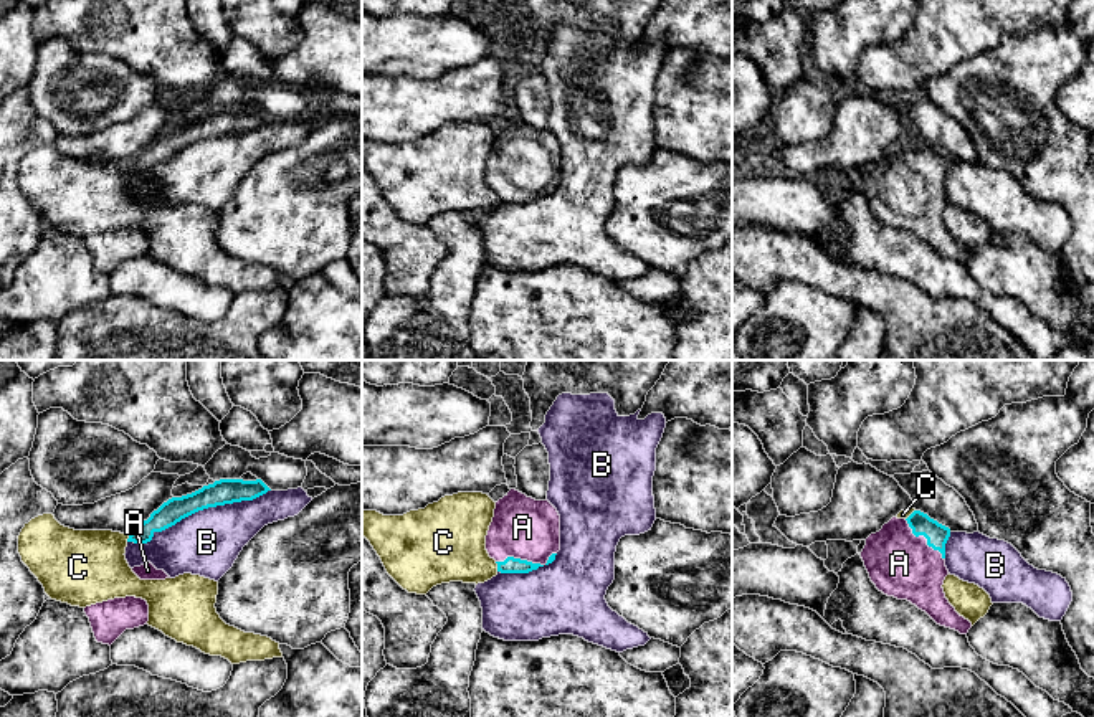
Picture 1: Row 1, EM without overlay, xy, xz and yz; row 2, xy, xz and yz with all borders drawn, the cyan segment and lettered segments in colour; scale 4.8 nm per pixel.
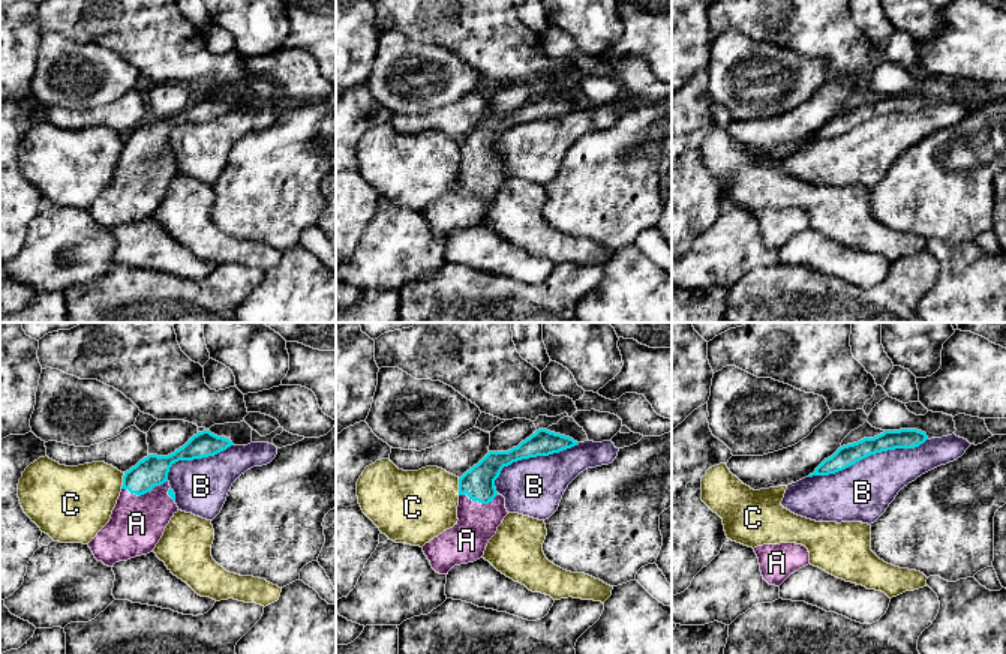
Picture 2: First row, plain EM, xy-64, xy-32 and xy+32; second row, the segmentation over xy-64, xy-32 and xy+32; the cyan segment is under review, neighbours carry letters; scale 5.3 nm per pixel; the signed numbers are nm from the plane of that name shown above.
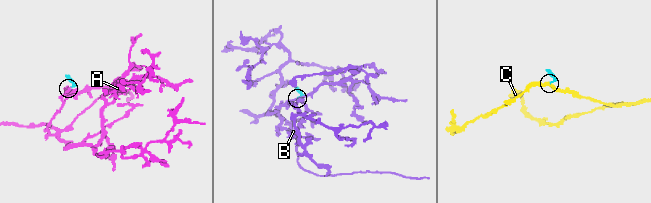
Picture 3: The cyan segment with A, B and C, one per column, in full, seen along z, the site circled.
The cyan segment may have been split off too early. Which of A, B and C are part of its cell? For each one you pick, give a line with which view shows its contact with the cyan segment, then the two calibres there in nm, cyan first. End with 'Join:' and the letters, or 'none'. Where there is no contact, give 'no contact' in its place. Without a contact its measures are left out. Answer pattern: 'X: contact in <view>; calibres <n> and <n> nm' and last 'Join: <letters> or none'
A: contact in xz; calibres 80 and 300 nm
Join: A

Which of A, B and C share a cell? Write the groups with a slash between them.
A / B / C

